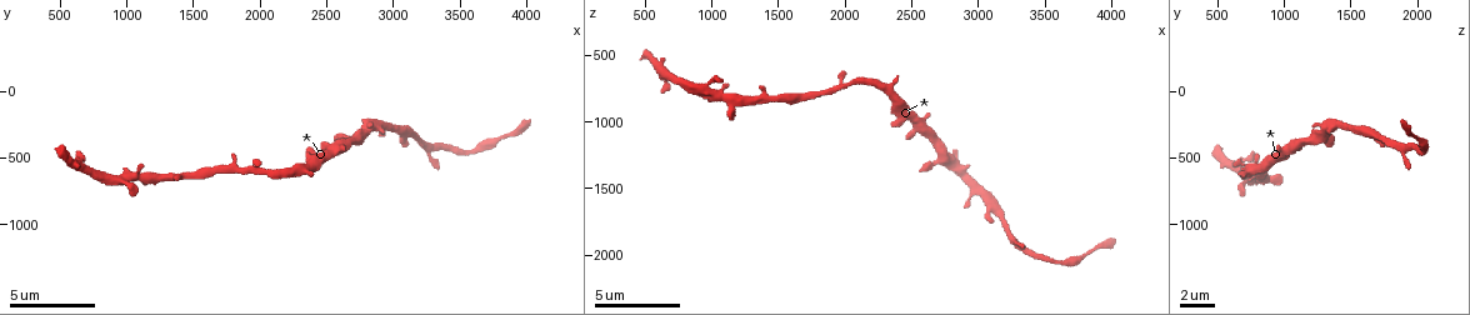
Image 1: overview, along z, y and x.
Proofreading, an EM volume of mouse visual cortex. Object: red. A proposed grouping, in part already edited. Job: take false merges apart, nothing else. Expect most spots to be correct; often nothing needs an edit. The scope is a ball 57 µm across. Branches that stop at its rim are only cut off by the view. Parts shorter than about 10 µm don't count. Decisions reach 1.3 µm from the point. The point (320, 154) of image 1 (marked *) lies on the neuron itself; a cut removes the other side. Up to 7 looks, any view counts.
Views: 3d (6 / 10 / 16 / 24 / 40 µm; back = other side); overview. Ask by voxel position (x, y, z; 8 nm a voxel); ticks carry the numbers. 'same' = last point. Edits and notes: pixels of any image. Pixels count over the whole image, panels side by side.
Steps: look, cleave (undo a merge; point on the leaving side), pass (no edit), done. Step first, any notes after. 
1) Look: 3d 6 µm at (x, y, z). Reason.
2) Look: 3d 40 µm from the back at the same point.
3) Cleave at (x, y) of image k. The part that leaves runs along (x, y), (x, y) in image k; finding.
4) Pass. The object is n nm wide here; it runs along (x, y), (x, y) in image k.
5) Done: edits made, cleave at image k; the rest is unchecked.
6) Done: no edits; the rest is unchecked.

Look: 3d 16 µm at (1780, 600, 800).

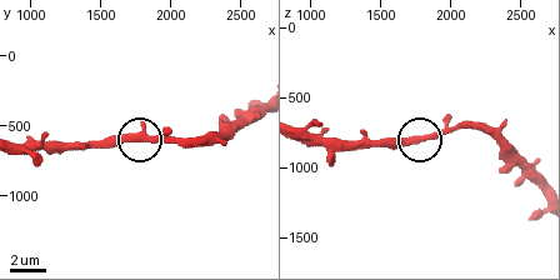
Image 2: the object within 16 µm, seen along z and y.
Pass. It runs along (511, 156), (469, 126), (415, 140), (376, 140) in image 2; all the same neuron.

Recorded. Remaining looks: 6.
Look: 3d 10 µm at (1220, 640, 820). Thick turns thin.

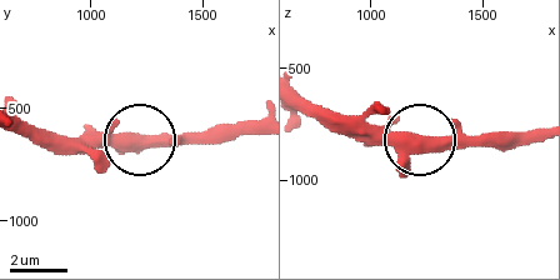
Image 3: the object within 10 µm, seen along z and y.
Look: 3d 10 µm from the back at (1220, 660, 820). From behind.

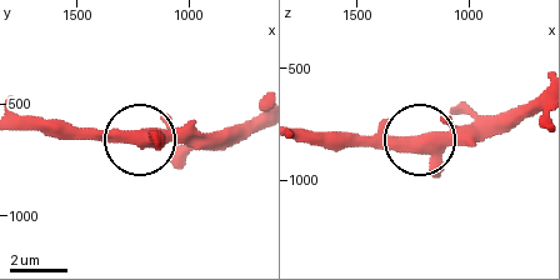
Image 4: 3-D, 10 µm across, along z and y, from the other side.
Pass. It runs along (301, 129), (424, 143), (493, 135) in image 4; continuous, no second neuron.

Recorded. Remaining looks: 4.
Look: 3d 10 µm at (3100, 300, 1640). Calibre changes.

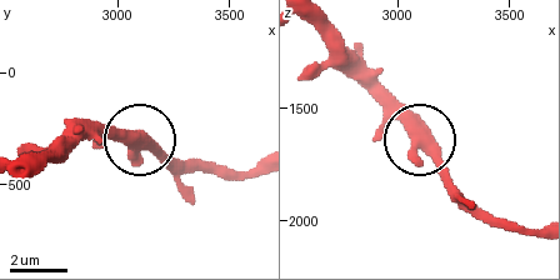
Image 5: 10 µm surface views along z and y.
Pass. 3 arms meet here; continuous, no second neuron.

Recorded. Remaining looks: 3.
Done: no edits; the rest is unchecked.

